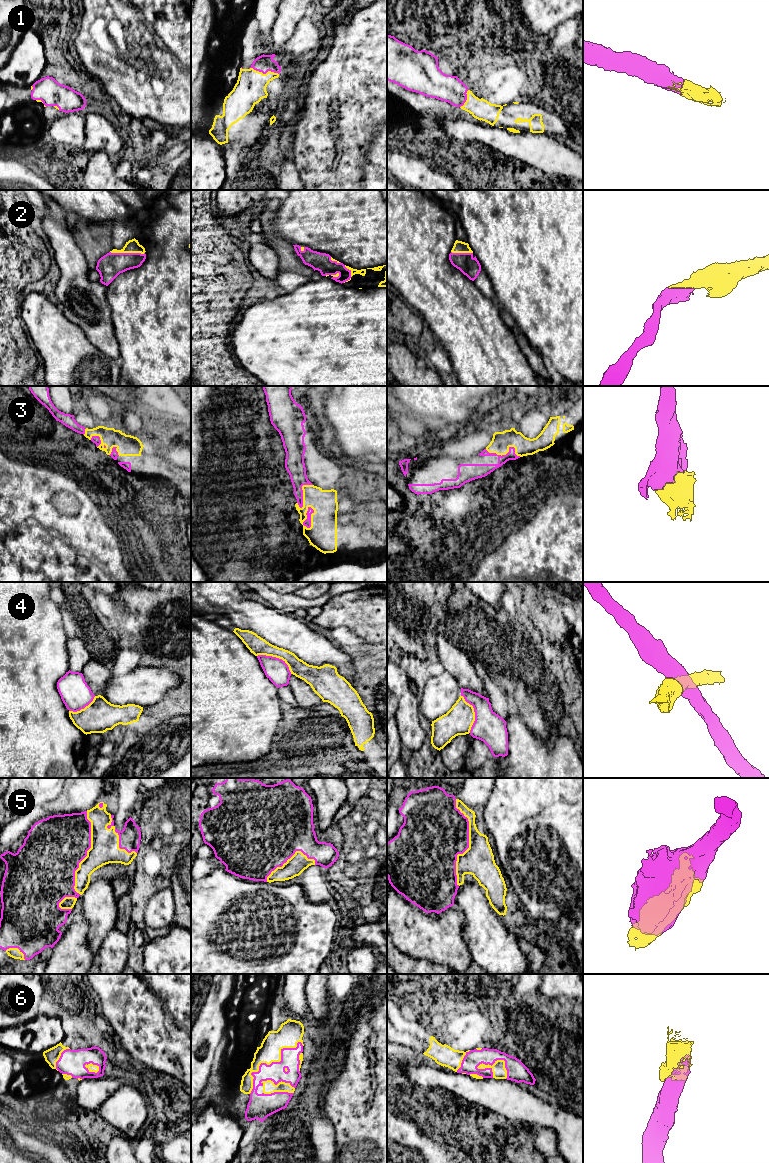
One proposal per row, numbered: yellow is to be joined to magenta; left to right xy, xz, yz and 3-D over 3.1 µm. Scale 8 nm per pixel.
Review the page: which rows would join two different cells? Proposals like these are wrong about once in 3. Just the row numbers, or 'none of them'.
4

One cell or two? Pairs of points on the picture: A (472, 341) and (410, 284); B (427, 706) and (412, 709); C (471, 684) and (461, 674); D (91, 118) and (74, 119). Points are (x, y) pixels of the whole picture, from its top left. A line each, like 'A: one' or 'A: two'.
A: one
B: two
C: one
D: two

